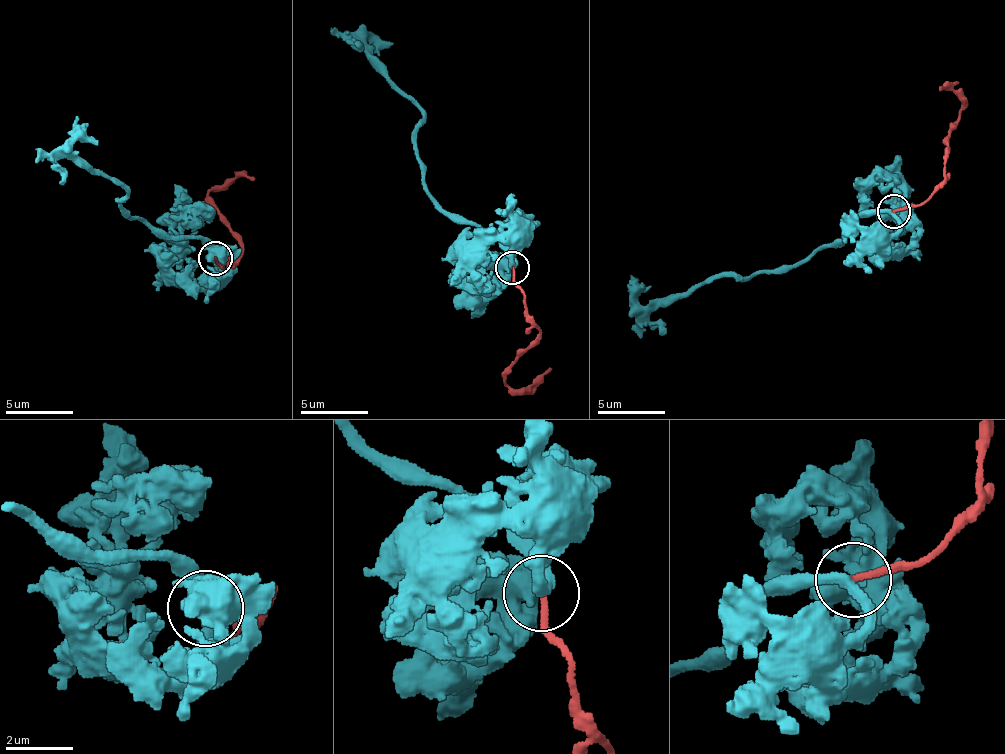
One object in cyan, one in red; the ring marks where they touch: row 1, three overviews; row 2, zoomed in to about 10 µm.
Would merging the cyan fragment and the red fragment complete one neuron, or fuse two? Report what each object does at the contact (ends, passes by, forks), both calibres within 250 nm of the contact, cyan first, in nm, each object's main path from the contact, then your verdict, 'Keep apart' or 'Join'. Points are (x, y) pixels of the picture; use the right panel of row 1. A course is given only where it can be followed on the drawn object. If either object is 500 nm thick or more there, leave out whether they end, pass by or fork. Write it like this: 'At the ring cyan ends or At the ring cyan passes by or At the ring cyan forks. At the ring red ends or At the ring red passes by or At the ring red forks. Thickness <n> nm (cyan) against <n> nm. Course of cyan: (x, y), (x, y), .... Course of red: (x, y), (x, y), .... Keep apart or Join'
At the ring cyan passes by. At the ring red ends. Thickness 320 nm (cyan) against 190 nm. Course of cyan: (893, 214), (866, 216), (842, 240), (797, 264), (747, 276), (720, 273), (645, 305), (635, 294), (631, 275). Course of red: (893, 211), (923, 203), (944, 168), (944, 148), (950, 121), (957, 119), (960, 105), (954, 89), (940, 89). Keep apart

